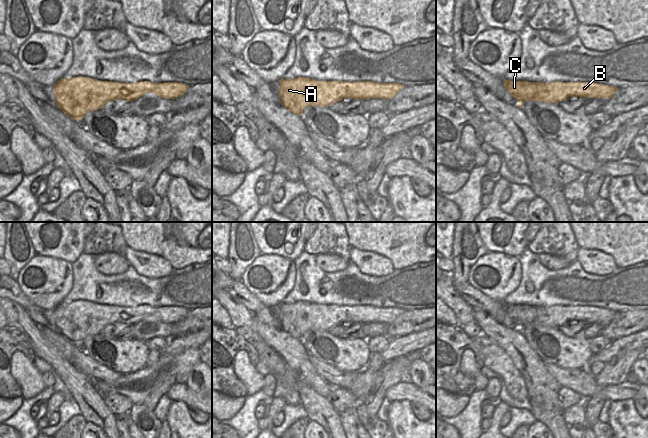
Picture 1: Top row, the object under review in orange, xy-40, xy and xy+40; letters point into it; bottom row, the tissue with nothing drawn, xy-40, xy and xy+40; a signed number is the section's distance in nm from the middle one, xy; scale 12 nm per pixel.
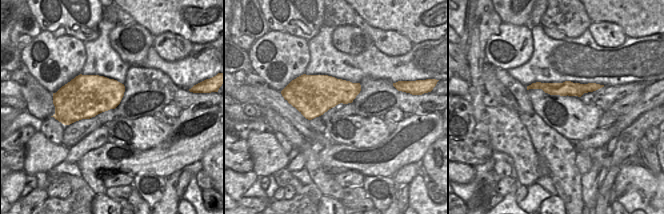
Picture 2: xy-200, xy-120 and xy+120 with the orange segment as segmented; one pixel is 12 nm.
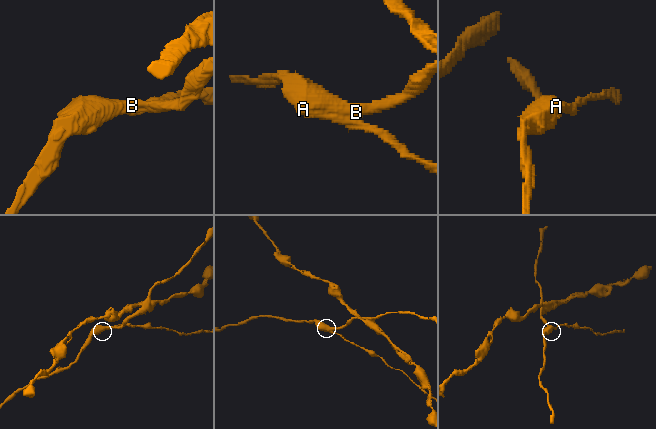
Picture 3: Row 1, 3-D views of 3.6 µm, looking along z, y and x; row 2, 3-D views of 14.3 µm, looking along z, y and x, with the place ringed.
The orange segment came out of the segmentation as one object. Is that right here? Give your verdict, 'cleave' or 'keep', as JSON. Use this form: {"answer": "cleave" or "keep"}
{"answer": "cleave"}

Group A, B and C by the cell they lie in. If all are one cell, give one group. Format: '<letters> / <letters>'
A B / C

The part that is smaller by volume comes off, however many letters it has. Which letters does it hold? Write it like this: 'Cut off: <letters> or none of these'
Cut off: C

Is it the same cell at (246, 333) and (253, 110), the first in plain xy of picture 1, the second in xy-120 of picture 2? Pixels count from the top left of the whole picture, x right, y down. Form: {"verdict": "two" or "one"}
{"verdict": "one"}

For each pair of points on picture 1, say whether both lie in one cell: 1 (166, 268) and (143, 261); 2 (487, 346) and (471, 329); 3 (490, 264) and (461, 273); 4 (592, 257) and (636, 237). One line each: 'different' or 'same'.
1: same
2: different
3: different
4: different

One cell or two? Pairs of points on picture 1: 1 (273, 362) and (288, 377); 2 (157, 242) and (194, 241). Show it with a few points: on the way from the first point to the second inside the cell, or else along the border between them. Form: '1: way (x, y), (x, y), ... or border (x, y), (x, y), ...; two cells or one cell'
1: way (277, 365), (285, 373); one cell
2: way (166, 242), (185, 241); one cell

